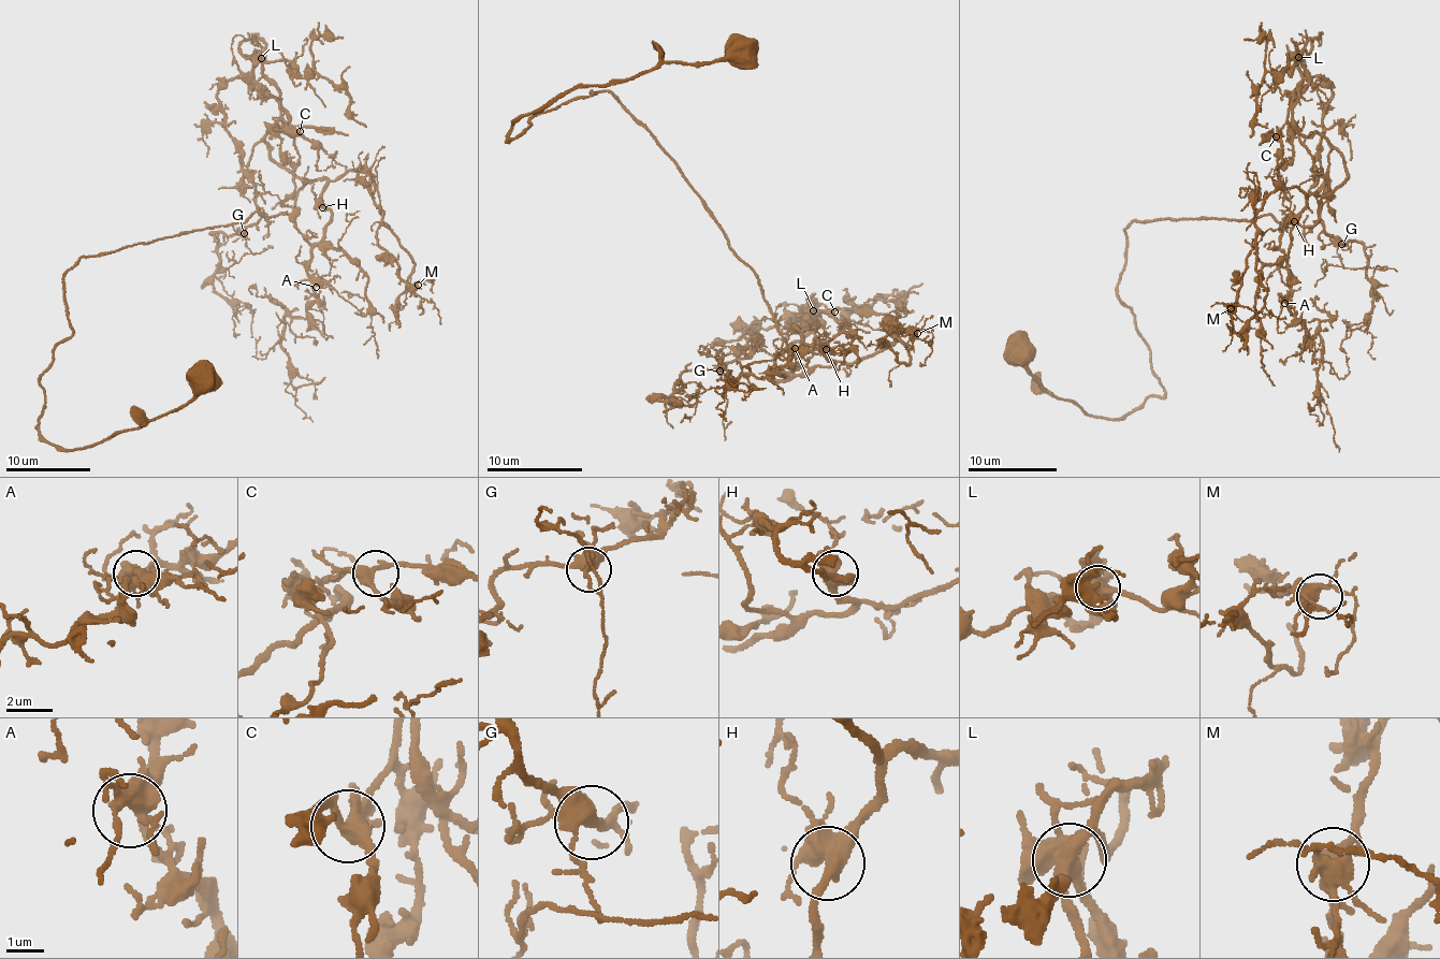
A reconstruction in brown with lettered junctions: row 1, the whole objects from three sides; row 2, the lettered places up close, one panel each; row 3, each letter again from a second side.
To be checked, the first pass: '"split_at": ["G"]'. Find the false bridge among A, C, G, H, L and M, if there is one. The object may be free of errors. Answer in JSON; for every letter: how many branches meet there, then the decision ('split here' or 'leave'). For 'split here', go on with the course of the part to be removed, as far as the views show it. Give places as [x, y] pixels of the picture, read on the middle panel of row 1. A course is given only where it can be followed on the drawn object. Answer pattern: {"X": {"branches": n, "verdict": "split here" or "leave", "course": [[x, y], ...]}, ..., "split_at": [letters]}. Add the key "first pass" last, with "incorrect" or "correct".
{"A": {"branches": 5, "verdict": "leave"}, "C": {"branches": 4, "verdict": "leave"}, "G": {"branches": 5, "verdict": "leave"}, "H": {"branches": 4, "verdict": "leave"}, "L": {"branches": 7, "verdict": "leave"}, "M": {"branches": 8, "verdict": "leave"}, "split_at": [], "first pass": "incorrect"}

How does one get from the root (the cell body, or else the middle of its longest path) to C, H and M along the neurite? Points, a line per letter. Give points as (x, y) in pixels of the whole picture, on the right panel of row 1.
C: (1021, 351), (1096, 417), (1162, 395), (1117, 296), (1125, 230), (1310, 227), (1328, 180), (1292, 127), (1276, 136)
H: (1021, 351), (1044, 389), (1125, 416), (1163, 394), (1117, 296), (1126, 228), (1310, 227), (1320, 195), (1294, 221)
M: (1021, 351), (1125, 416), (1163, 394), (1117, 296), (1126, 228), (1310, 227), (1320, 195), (1264, 200), (1231, 308)

